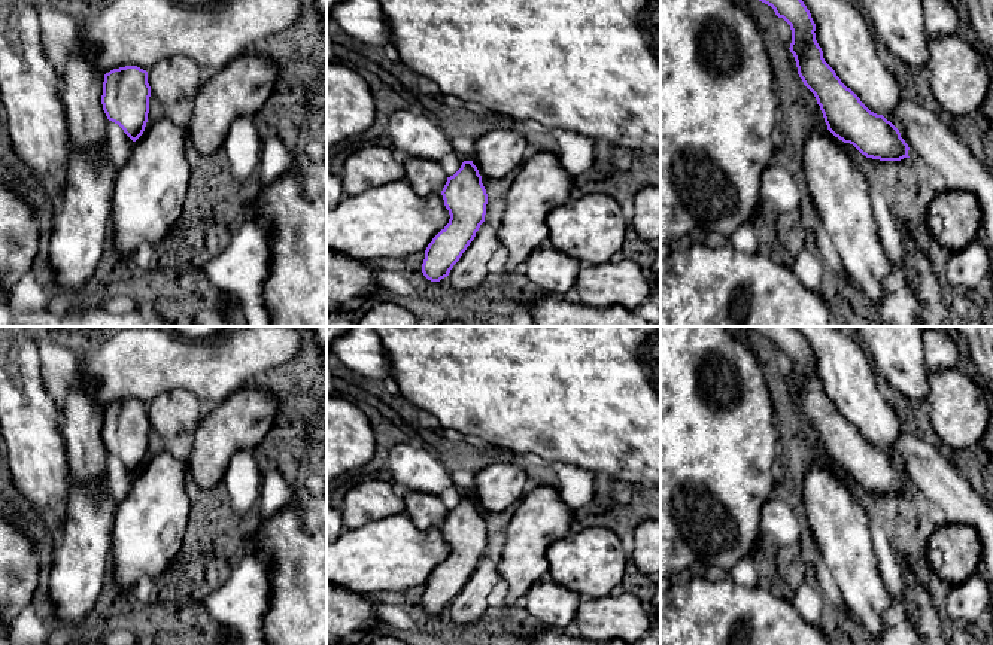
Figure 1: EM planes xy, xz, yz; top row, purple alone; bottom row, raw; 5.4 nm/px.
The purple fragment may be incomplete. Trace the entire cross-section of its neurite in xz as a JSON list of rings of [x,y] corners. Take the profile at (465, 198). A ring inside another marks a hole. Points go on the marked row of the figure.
[[[464,161],[441,191],[449,210],[449,223],[432,238],[425,250],[423,276],[431,282],[447,277],[476,232],[485,222],[488,194],[473,161]]]

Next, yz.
[[[759,0],[771,6],[792,30],[790,52],[798,74],[814,94],[828,130],[853,144],[862,155],[880,161],[901,161],[908,156],[908,144],[899,130],[883,115],[871,112],[847,88],[835,70],[825,61],[816,40],[816,24],[802,0]]]

